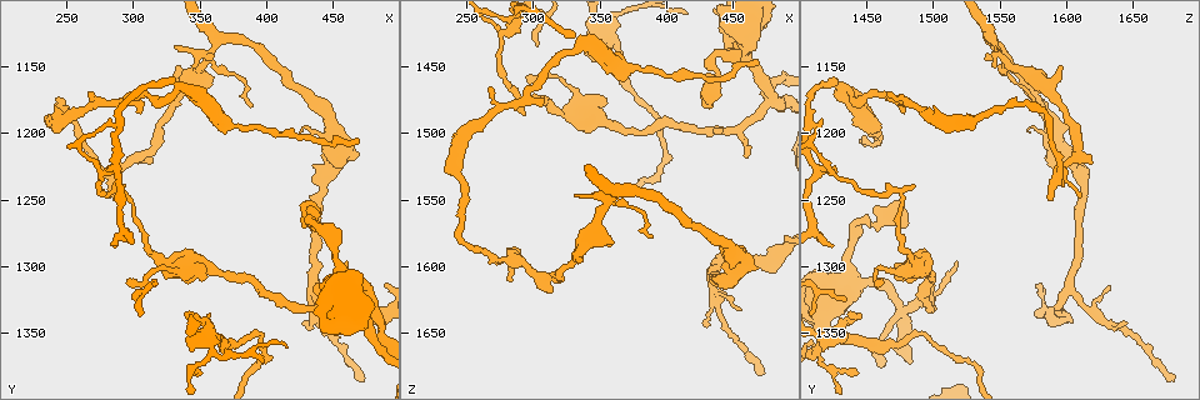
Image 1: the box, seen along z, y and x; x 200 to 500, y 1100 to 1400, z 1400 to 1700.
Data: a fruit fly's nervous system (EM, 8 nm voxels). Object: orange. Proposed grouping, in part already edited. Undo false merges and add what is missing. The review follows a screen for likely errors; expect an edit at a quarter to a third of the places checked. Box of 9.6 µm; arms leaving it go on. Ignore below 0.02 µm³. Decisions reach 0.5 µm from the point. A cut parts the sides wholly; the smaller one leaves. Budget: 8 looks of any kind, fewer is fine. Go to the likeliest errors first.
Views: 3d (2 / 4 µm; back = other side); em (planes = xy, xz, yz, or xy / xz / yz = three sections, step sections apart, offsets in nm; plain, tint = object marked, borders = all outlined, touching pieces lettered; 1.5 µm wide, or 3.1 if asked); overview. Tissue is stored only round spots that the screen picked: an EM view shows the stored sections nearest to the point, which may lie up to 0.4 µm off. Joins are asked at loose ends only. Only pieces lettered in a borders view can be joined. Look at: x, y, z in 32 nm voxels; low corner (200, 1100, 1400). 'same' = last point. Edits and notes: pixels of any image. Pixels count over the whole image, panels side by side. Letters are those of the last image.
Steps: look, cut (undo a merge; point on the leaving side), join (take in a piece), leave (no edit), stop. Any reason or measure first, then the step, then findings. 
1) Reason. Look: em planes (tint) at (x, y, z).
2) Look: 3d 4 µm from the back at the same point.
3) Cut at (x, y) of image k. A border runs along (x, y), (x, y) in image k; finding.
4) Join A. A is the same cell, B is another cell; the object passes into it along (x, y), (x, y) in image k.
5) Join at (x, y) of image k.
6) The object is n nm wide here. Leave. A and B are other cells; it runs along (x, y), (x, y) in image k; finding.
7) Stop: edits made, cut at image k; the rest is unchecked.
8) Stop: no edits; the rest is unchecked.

Abrupt turn. Look: 3d 4 µm at (476, 1332, 1476).

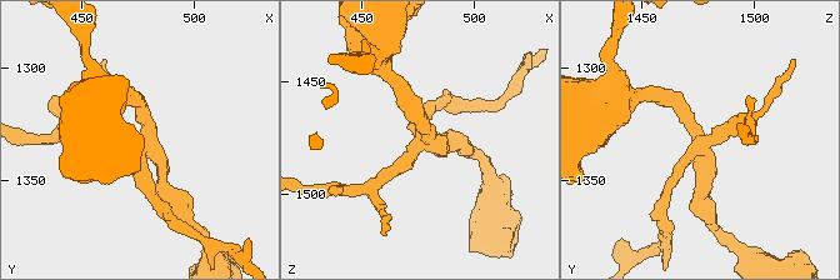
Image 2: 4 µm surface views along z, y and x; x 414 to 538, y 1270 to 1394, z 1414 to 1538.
4 arms meet here; shape alone is not enough. Look: em planes (tint) at (477, 1333, 1475).

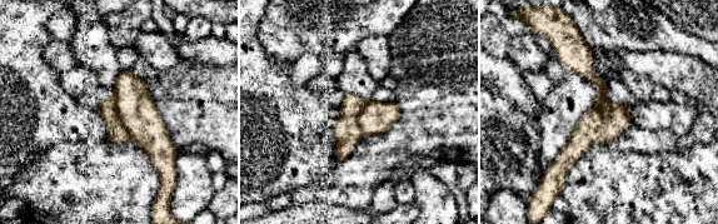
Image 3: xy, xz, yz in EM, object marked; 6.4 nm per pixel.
Look: em planes (borders) at the same point.

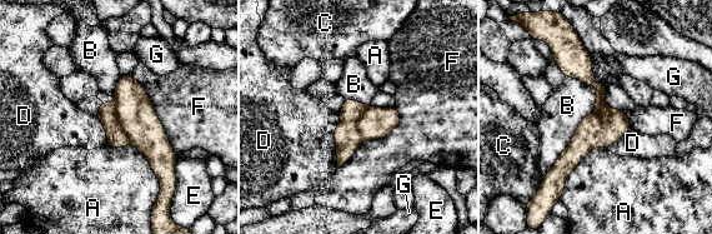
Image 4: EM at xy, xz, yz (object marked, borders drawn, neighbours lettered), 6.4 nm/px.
Cut at (135, 113) of image 4. A, B, C, D, E, F and G are other cells; two neurons meet here.

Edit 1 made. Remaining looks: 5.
Sharp bend. Look: 3d 2 µm at (334, 1162, 1430).

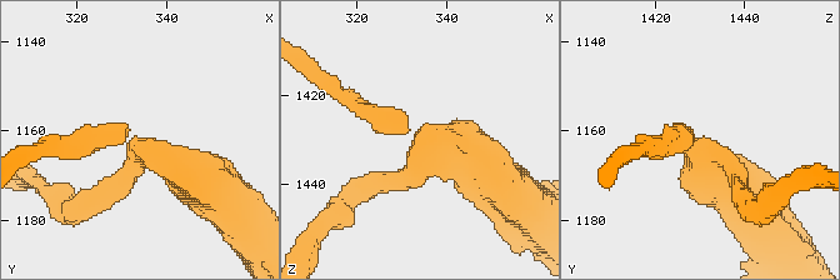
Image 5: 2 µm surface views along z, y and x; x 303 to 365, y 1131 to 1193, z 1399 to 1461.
3 arms meet here; need the tissue. Look: em planes (borders) at (334, 1164, 1431).

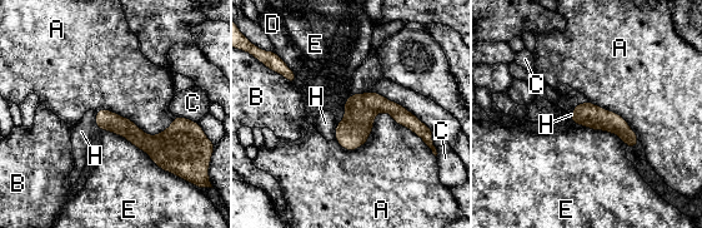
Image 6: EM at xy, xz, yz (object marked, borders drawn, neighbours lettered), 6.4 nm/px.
Leave. A, B, C, D, E and H are other cells; it runs along (99, 114), (141, 140), (184, 127) in image 6; continuous, no second neuron.

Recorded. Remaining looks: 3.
Tapers out. Look: 3d 2 µm at (474, 1386, 1682).

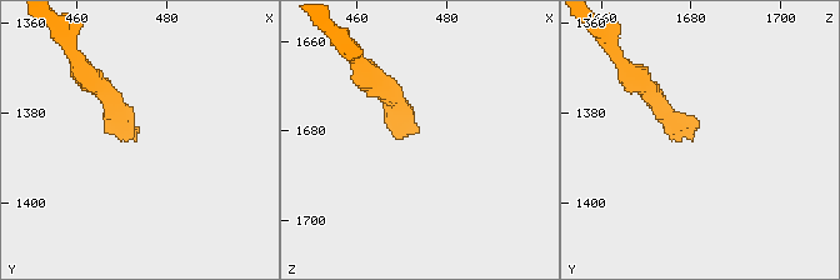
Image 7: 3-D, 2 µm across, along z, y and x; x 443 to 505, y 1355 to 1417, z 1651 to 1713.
Need the tissue. Look: em xy step 8 (borders) at (473, 1384, 1680).

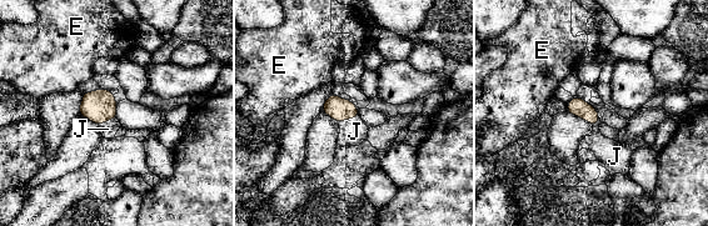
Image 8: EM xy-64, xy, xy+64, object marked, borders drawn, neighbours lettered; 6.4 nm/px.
The longest contact is with J, 140 nm. Join J. J is the same cell, E is another cell; it goes on there.

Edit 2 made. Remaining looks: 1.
Stop: edits made, cut at image 4, join at image 8; the rest is unchecked.

